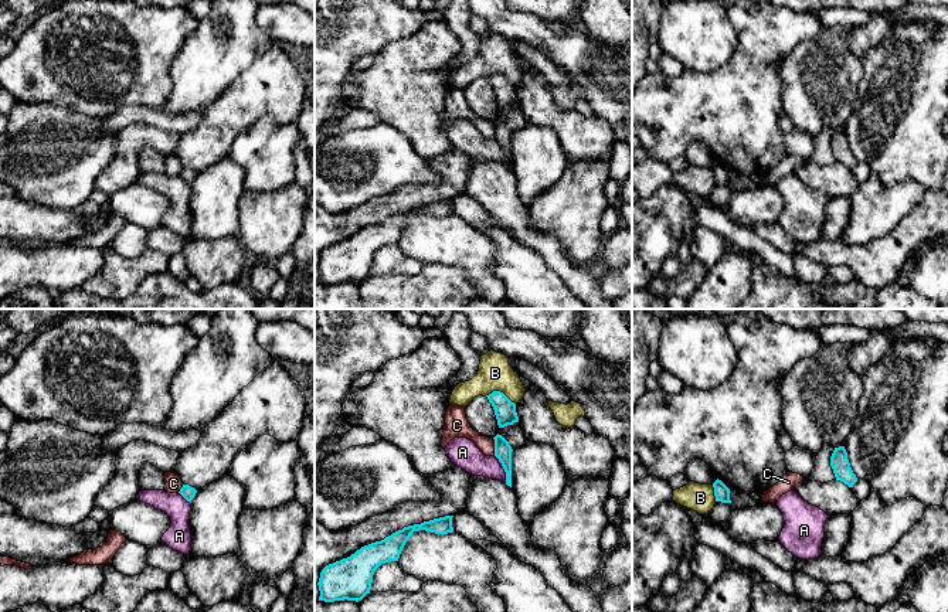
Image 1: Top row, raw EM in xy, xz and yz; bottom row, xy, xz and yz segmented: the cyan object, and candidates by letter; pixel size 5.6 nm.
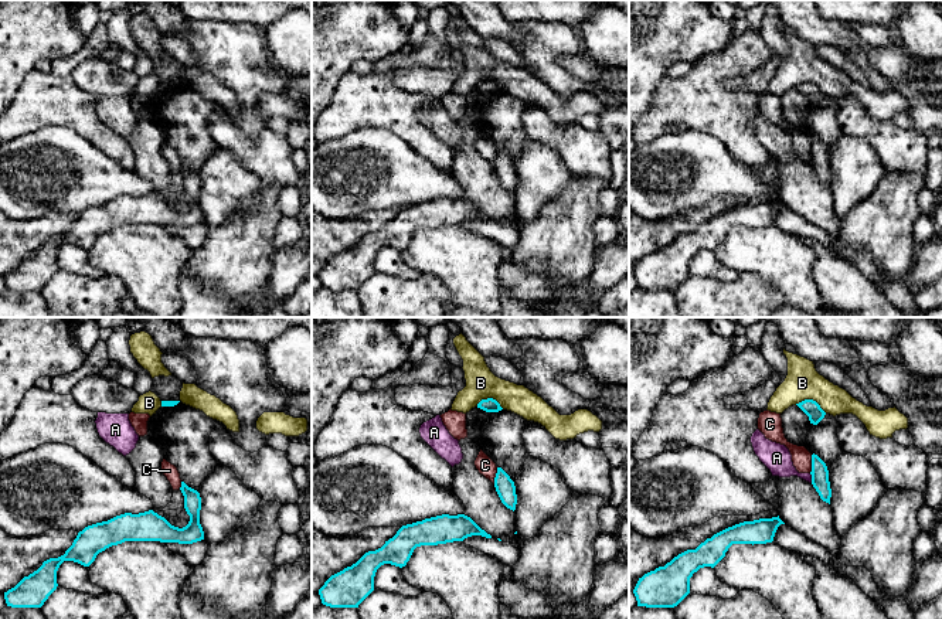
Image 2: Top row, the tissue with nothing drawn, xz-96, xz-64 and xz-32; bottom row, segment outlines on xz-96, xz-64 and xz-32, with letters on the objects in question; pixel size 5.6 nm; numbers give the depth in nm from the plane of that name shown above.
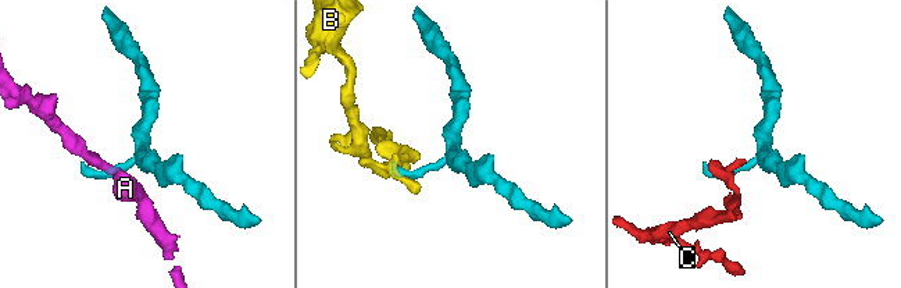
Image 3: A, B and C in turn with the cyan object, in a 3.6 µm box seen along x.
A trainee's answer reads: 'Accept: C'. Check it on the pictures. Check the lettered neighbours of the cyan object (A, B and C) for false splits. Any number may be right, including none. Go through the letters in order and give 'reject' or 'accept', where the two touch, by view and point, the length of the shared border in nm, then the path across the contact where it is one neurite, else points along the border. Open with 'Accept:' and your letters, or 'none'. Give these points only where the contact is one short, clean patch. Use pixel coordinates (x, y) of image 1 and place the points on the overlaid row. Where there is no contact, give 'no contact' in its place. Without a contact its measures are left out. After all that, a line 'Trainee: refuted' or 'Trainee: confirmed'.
Accept: none
A: reject; meets cyan in xz at (503, 468); contact 170 nm long; border along xz (495, 455), (505, 472), (506, 482)
B: reject; meets cyan in xz at (499, 391); contact 180 nm long; border along xz (485, 395), (502, 391), (515, 404)
C: reject; meets cyan in xz at (495, 446); contact 110 nm long; border along xz (492, 438), (495, 455)
Trainee: refuted

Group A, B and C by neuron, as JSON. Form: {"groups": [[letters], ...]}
{"groups": [["A"], ["B"], ["C"]]}

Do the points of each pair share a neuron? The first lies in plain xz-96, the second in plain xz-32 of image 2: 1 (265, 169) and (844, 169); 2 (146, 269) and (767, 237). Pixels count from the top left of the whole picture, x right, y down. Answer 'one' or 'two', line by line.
1: two
2: one

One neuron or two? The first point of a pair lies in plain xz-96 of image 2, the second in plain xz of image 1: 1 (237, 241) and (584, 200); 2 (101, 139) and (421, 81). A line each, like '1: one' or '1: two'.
1: one
2: one

